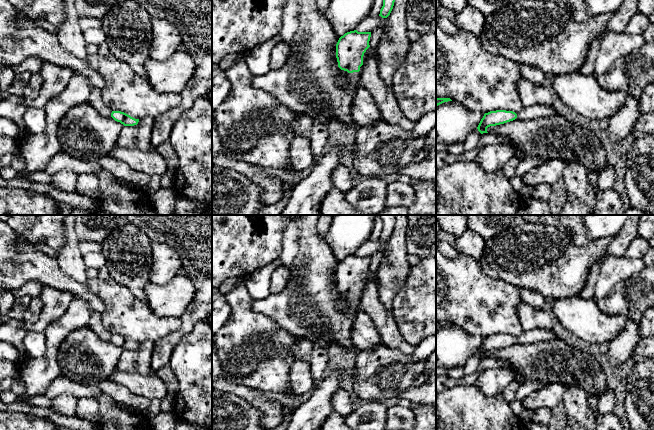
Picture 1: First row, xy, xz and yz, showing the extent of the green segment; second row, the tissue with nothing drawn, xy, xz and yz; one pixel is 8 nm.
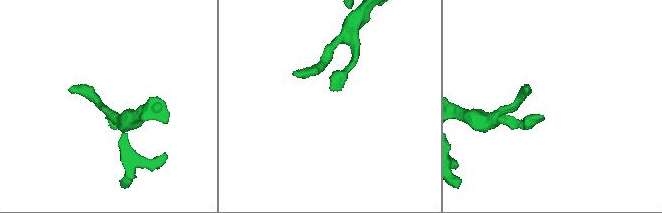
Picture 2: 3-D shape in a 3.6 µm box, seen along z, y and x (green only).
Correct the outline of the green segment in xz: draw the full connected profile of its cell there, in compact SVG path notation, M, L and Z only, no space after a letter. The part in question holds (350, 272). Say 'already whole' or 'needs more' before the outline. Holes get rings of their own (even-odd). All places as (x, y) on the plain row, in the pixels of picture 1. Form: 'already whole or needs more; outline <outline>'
needs more; outline M350 255L341 260L336 268L338 291L345 297L340 300L342 310L358 310L358 298L363 280L370 271L371 256Z

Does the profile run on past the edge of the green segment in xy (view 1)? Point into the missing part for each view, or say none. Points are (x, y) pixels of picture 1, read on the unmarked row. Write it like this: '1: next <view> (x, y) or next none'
1: next none

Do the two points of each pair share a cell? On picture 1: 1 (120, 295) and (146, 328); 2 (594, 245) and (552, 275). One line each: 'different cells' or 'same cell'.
1: same cell
2: same cell

